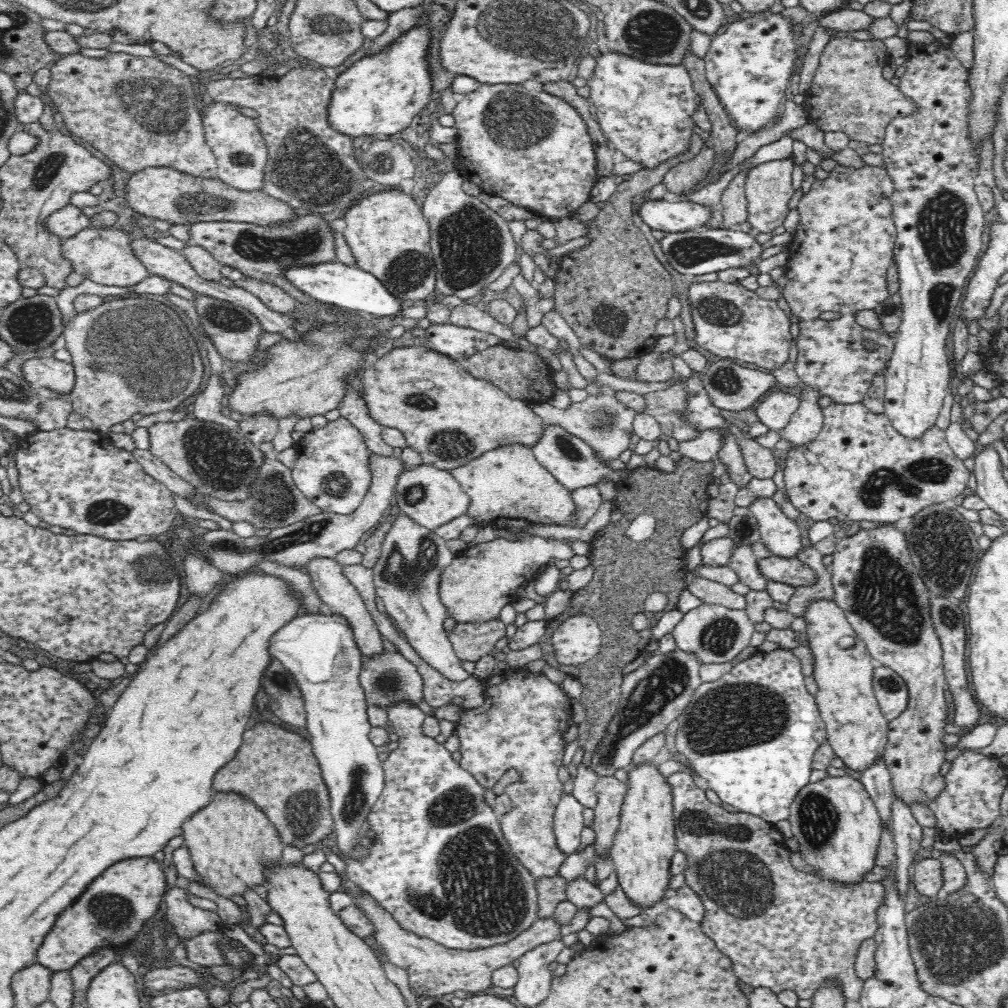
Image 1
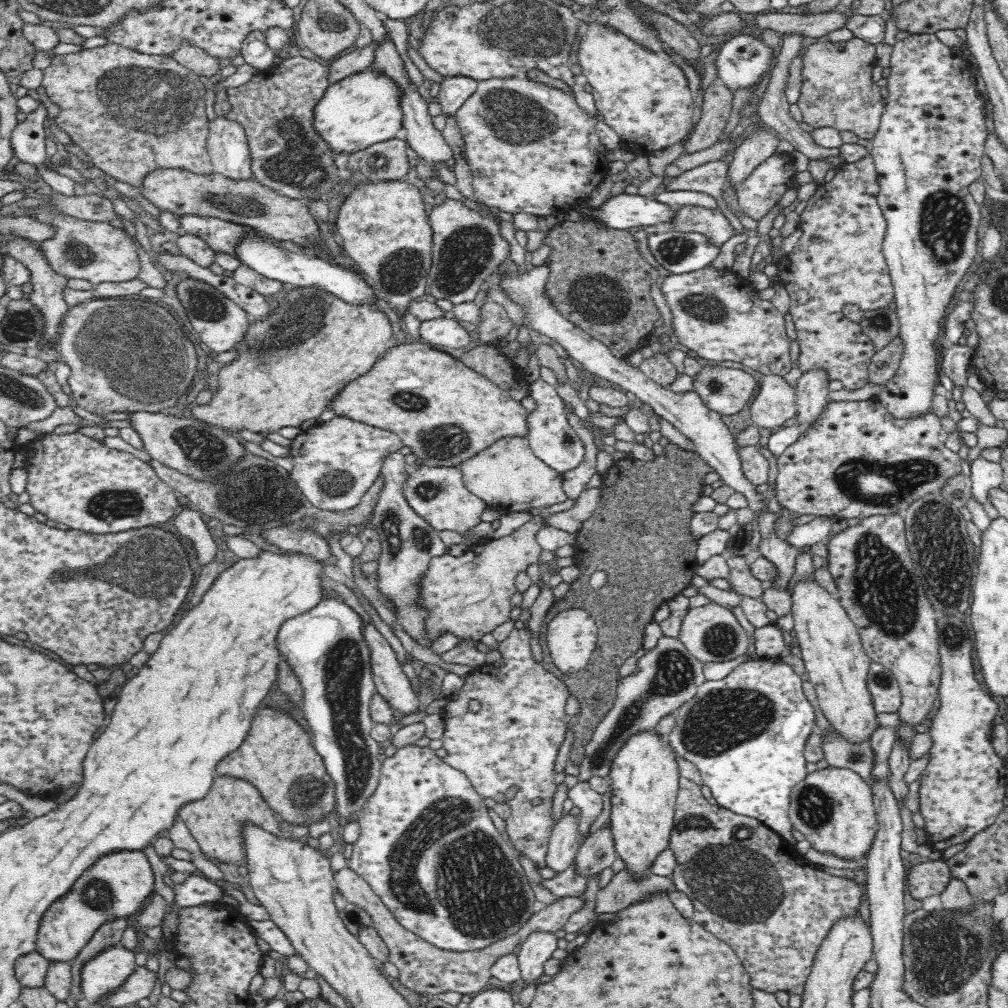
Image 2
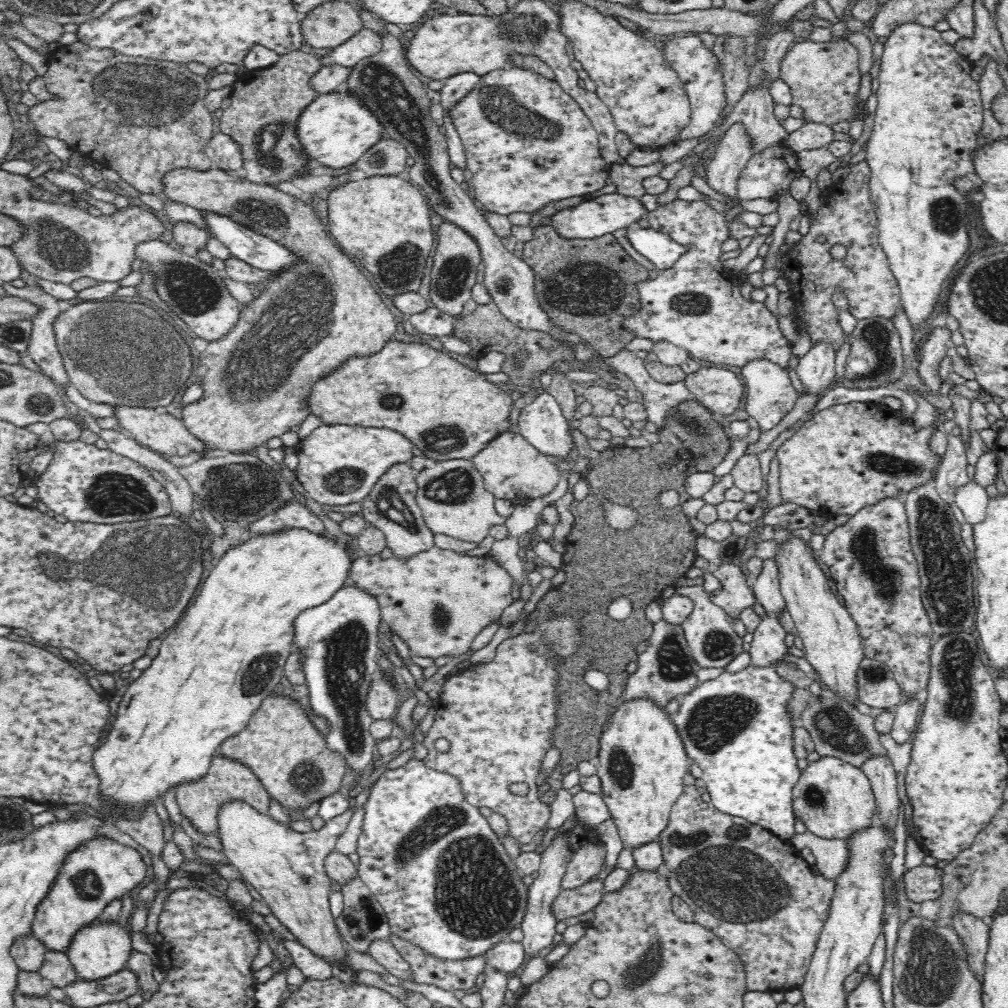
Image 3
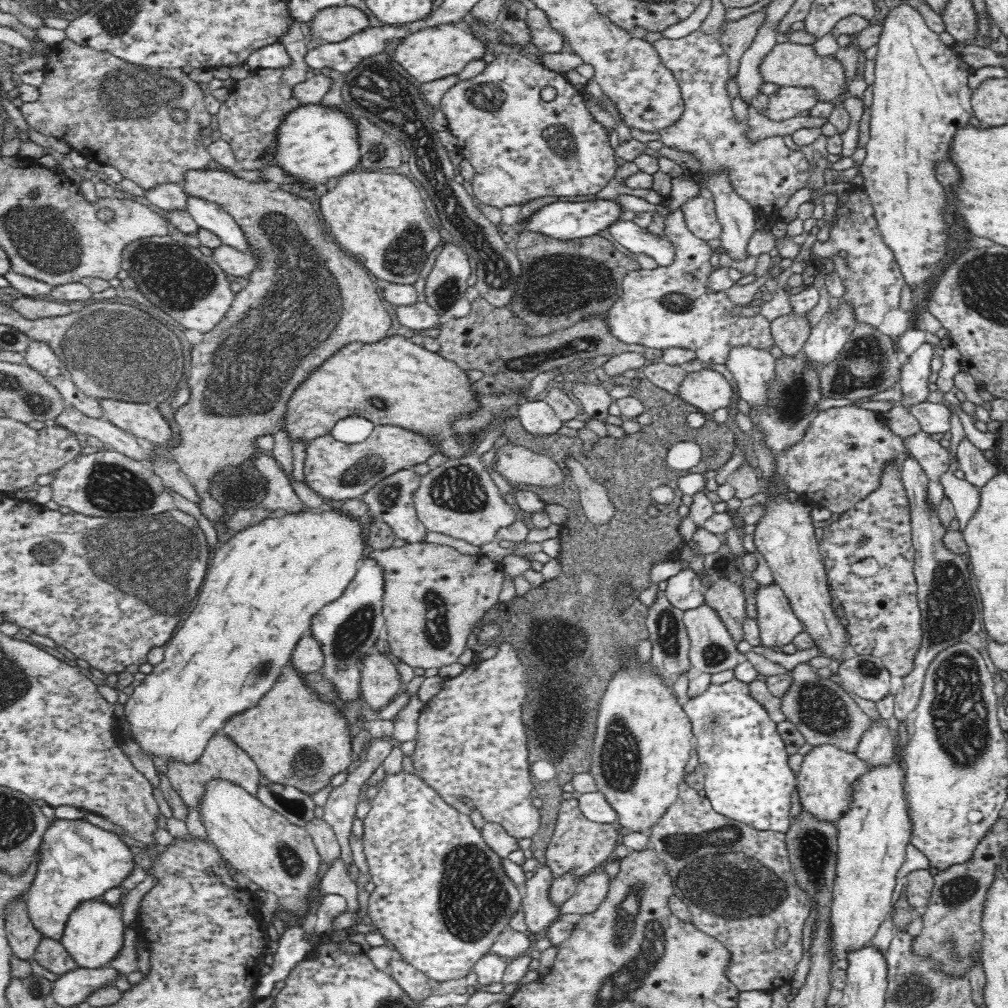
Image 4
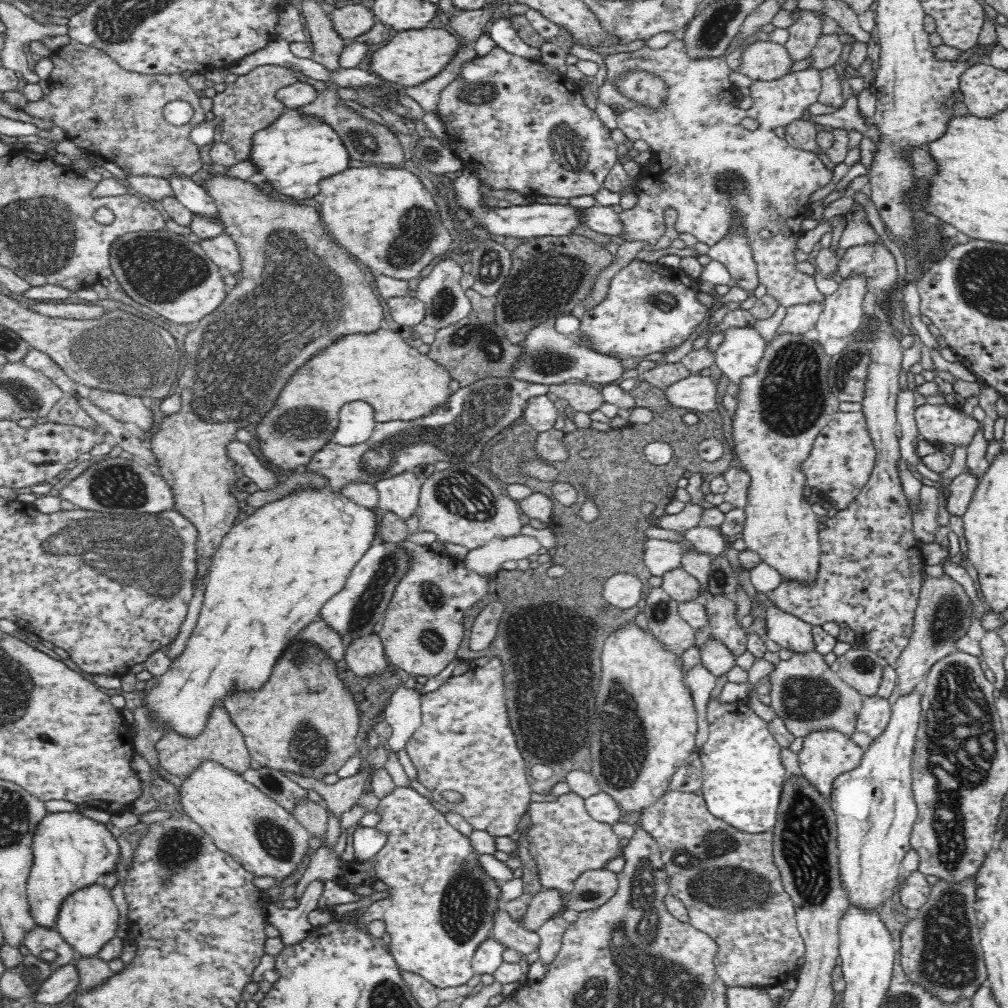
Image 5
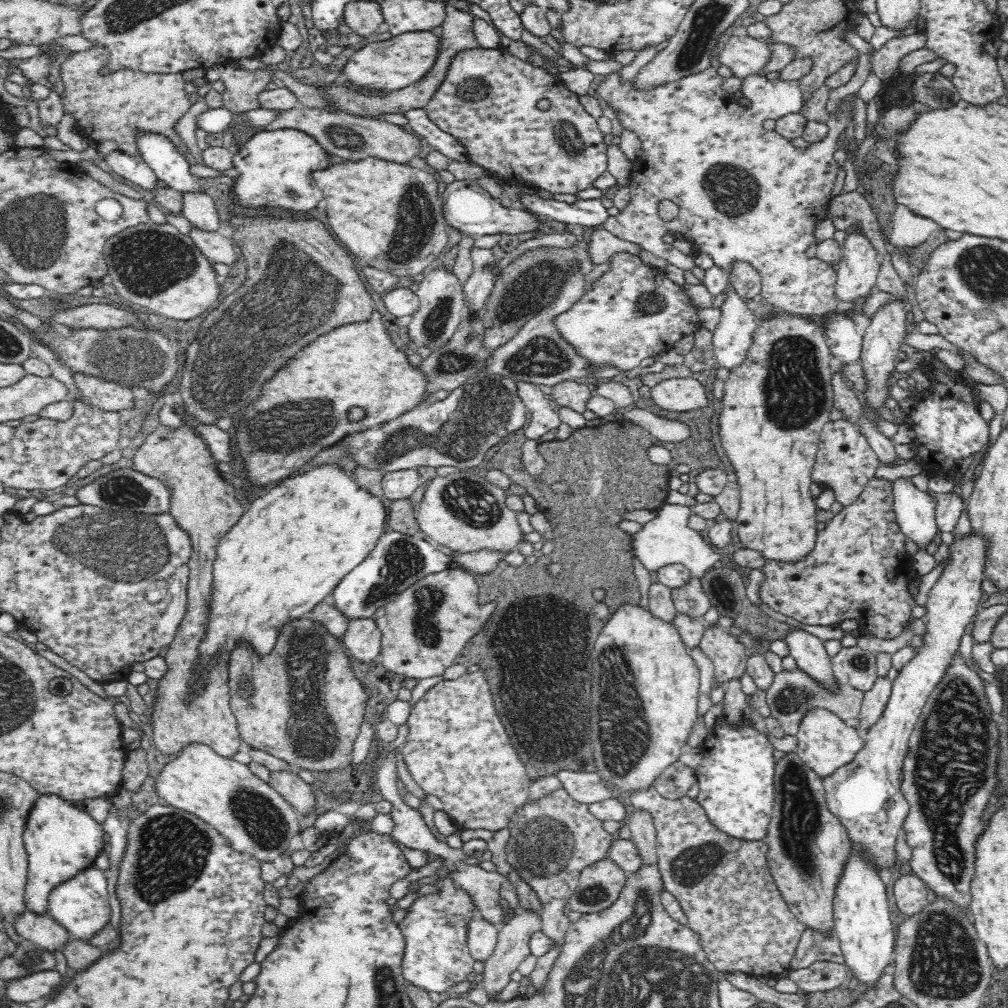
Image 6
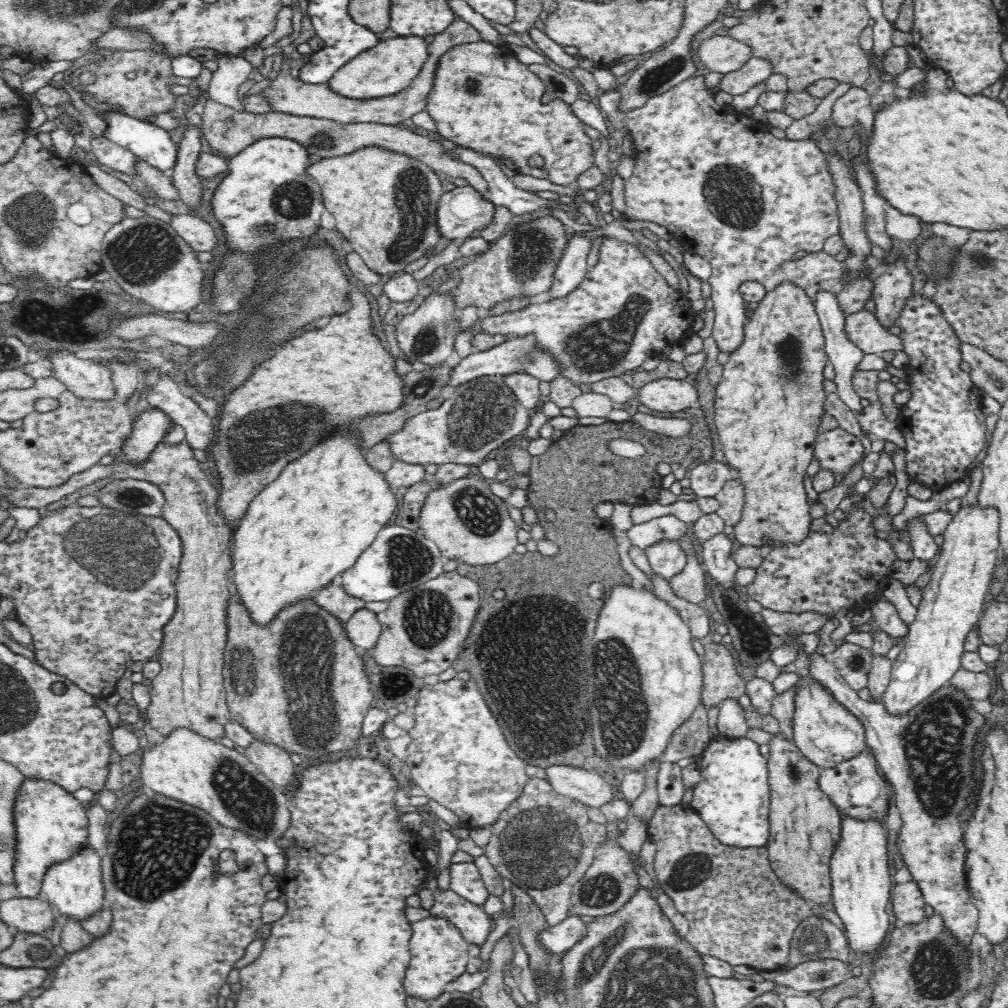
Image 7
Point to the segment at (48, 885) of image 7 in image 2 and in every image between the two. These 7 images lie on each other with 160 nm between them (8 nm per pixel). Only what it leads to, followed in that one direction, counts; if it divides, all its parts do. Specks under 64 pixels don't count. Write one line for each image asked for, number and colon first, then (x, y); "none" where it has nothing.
2: (109, 969)
3: (99, 949)
4: (94, 933)
5: (88, 918)
6: (80, 904)

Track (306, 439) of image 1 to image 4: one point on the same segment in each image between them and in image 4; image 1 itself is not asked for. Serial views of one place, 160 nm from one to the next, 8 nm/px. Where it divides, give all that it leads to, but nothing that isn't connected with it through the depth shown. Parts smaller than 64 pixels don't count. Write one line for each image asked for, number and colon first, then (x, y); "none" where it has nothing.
2: (336, 462)
3: (338, 464)
4: (335, 470)

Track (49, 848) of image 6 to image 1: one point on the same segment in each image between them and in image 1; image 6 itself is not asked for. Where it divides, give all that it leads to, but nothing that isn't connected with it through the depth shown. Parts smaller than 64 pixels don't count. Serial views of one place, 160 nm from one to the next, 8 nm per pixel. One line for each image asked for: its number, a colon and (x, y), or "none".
1: (112, 910)
2: (118, 884)
3: (100, 870)
4: (78, 861)
5: (70, 850)

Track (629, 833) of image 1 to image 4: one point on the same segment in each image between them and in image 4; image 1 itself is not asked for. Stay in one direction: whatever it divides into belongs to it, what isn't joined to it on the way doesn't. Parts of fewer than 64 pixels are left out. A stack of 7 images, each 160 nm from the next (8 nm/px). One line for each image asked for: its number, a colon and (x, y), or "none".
2: (645, 777)
3: (641, 763)
4: (643, 741)

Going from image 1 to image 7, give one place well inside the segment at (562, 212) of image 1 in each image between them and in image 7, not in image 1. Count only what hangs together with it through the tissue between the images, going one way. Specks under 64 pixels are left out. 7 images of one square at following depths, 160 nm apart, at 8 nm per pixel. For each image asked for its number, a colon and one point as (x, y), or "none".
2: (532, 149)
3: (527, 142)
4: (521, 147)
5: (498, 125)
6: (487, 101)
7: (482, 97)

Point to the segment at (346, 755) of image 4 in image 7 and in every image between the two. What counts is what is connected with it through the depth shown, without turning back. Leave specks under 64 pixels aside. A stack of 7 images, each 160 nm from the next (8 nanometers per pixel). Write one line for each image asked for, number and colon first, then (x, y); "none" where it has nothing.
5: (306, 722)
6: (302, 703)
7: (327, 694)

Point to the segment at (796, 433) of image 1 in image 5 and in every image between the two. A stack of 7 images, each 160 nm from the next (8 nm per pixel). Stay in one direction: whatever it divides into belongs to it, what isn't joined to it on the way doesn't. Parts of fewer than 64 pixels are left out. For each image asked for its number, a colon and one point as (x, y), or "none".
2: (812, 391)
3: (817, 368)
4: (827, 337)
5: (842, 315)

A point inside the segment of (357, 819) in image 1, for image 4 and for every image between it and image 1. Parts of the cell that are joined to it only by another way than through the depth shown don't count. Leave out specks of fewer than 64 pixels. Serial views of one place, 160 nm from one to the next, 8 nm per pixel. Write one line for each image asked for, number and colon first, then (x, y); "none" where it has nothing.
2: (325, 647)
3: (339, 642)
4: (347, 628)

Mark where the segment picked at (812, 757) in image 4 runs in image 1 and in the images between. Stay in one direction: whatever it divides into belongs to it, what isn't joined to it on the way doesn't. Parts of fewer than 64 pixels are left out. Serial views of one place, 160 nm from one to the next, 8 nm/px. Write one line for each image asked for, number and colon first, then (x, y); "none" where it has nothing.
1: (836, 822)
2: (833, 807)
3: (833, 798)

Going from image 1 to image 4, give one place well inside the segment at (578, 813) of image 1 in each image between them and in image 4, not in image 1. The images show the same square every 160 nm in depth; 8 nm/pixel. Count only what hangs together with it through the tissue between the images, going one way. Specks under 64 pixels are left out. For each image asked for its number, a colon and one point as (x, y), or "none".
2: (564, 843)
3: (538, 925)
4: (539, 913)

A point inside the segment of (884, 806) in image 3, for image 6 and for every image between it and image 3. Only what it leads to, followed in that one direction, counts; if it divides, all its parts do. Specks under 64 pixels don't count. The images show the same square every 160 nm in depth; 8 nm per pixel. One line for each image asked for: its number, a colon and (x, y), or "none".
4: (876, 746)
5: (872, 719)
6: (874, 701)

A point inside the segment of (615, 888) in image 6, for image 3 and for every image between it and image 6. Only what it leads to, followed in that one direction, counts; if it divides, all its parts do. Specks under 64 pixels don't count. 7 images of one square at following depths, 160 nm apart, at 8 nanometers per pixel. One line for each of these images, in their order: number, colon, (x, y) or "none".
3: (574, 902)
4: (591, 889)
5: (593, 888)

